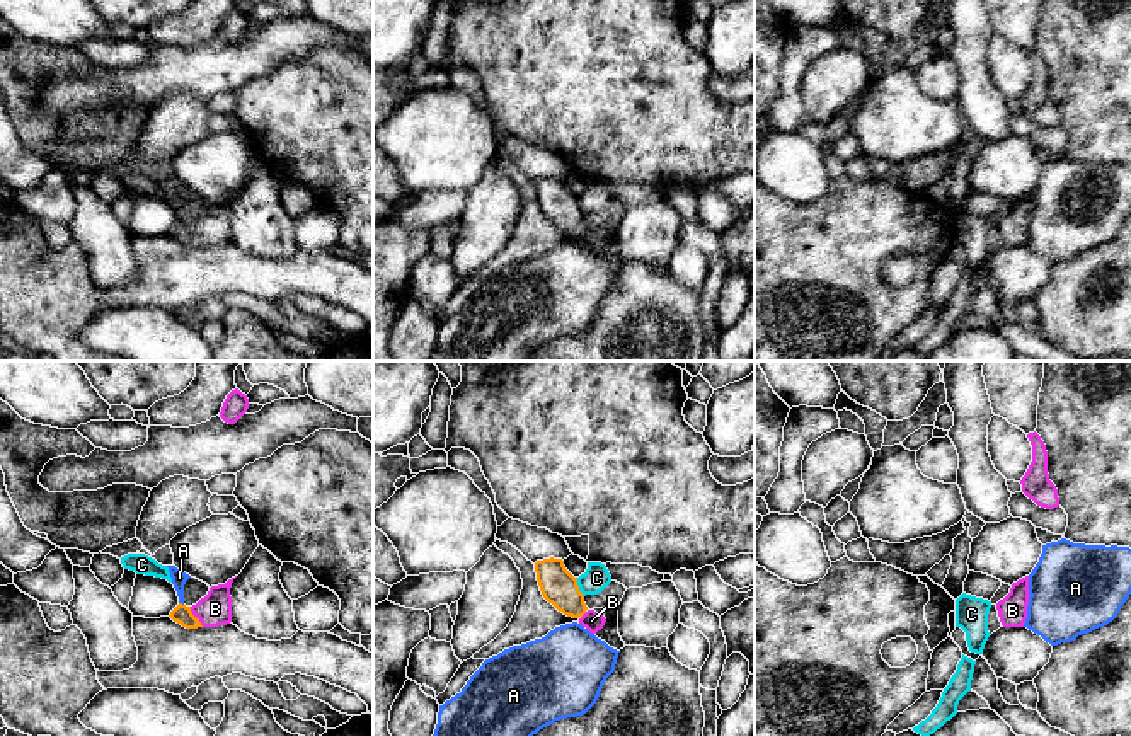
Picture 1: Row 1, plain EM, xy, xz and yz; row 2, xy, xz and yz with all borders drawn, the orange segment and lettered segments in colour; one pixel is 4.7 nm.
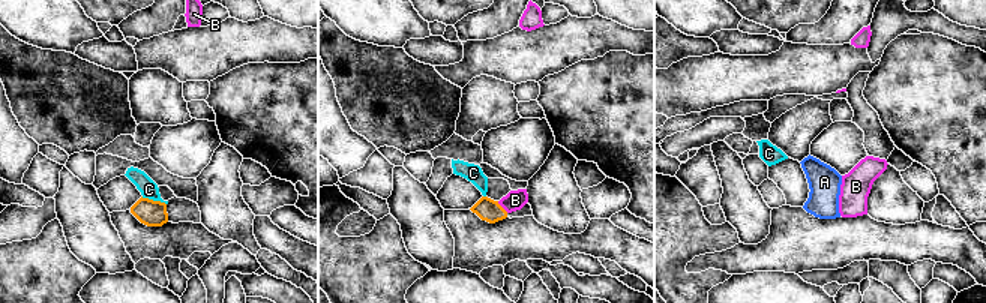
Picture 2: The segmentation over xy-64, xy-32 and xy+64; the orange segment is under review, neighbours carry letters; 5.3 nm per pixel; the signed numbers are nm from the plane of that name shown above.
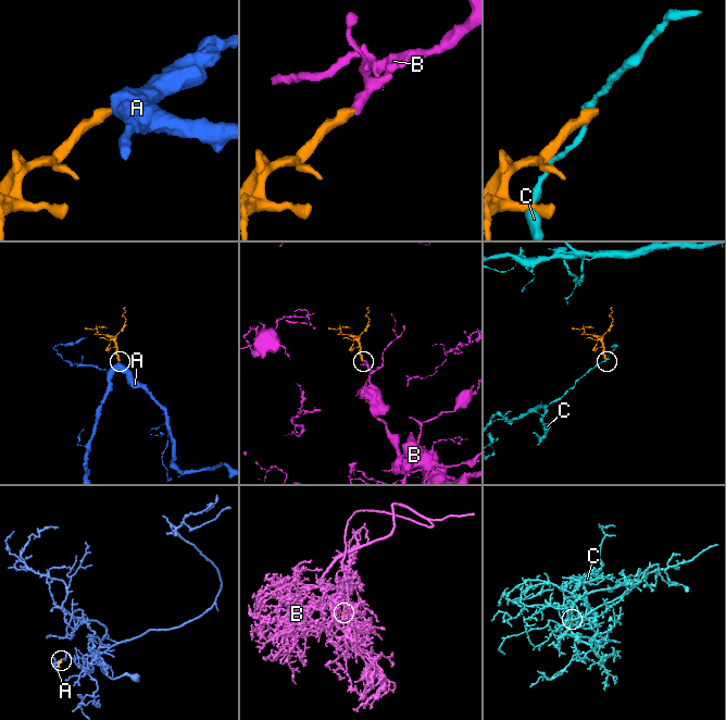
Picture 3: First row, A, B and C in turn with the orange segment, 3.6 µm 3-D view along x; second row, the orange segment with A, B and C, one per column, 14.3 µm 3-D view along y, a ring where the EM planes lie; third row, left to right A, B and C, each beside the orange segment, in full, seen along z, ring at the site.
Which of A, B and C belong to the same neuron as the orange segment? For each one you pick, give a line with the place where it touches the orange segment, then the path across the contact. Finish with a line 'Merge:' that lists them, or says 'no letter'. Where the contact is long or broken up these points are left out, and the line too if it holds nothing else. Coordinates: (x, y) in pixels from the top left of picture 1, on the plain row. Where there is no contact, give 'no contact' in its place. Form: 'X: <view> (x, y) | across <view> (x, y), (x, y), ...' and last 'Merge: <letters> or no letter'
B: xy (195, 235) | across xy (181, 232), (195, 235), (215, 227)
Merge: B

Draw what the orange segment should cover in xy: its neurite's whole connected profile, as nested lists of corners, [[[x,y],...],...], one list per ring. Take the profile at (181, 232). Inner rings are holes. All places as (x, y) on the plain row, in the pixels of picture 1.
[[[235,196],[225,203],[211,204],[208,213],[196,223],[186,225],[179,221],[172,230],[170,237],[186,247],[198,245],[218,245],[232,240],[232,215],[230,206]]]

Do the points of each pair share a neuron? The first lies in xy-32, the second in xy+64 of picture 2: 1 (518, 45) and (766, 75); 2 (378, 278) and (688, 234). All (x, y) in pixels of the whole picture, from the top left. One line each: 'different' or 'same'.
1: same
2: same

